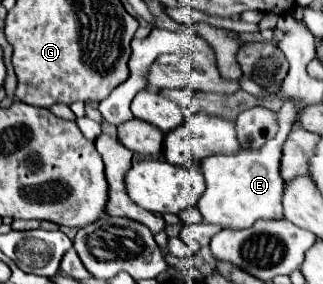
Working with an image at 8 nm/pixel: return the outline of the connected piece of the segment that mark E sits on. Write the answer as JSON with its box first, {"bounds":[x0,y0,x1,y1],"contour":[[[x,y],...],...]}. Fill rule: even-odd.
{"bounds":[198,99,300,229],"contour":[[[286,99],[278,111],[280,131],[278,137],[268,141],[262,149],[240,149],[236,155],[208,155],[200,161],[202,175],[206,179],[206,189],[198,199],[198,209],[206,223],[216,223],[232,229],[252,227],[256,219],[280,219],[282,217],[282,193],[284,179],[280,177],[280,157],[284,137],[292,131],[298,121],[300,105],[294,99]]]}

